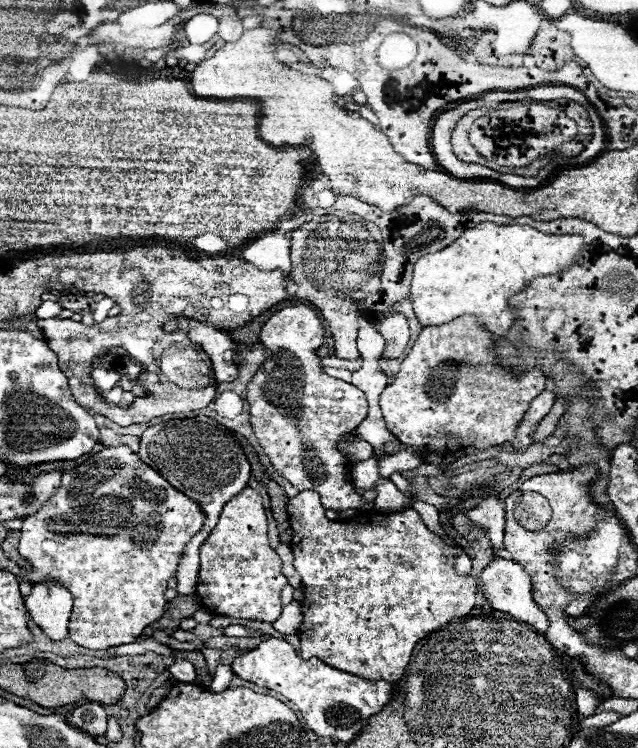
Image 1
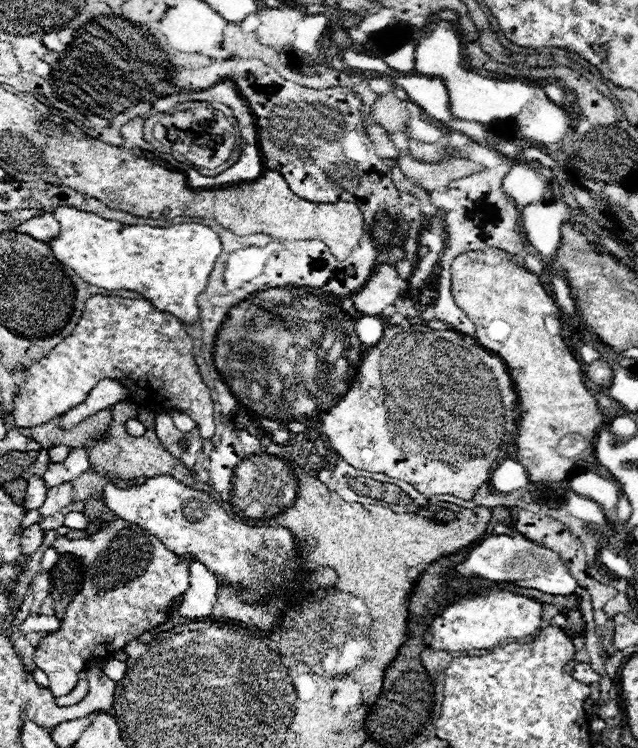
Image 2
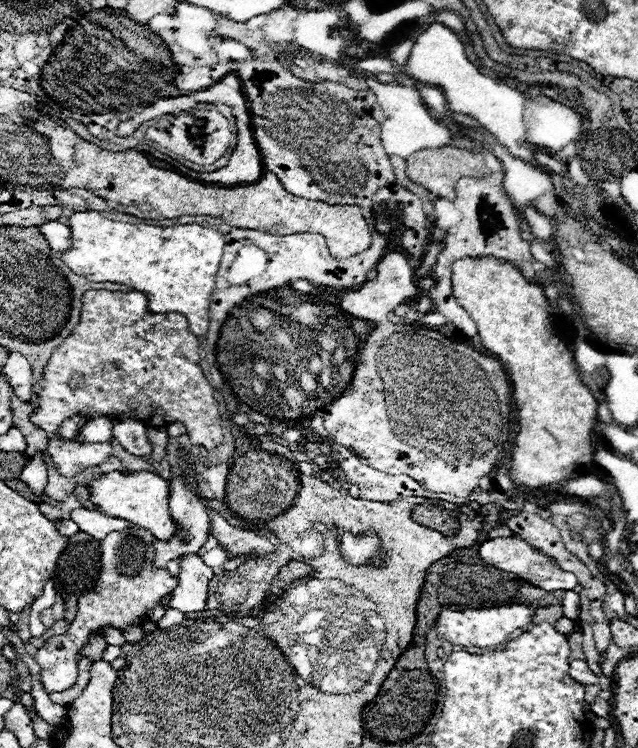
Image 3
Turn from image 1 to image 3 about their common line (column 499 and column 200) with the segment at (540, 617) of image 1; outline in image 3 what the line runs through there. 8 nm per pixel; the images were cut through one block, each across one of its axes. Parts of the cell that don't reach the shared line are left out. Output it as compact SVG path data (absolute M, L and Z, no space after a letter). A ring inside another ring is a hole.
M188 552L180 558L180 578L178 586L172 590L170 608L180 612L202 612L208 600L208 582L214 572L208 568L202 558L194 552Z

